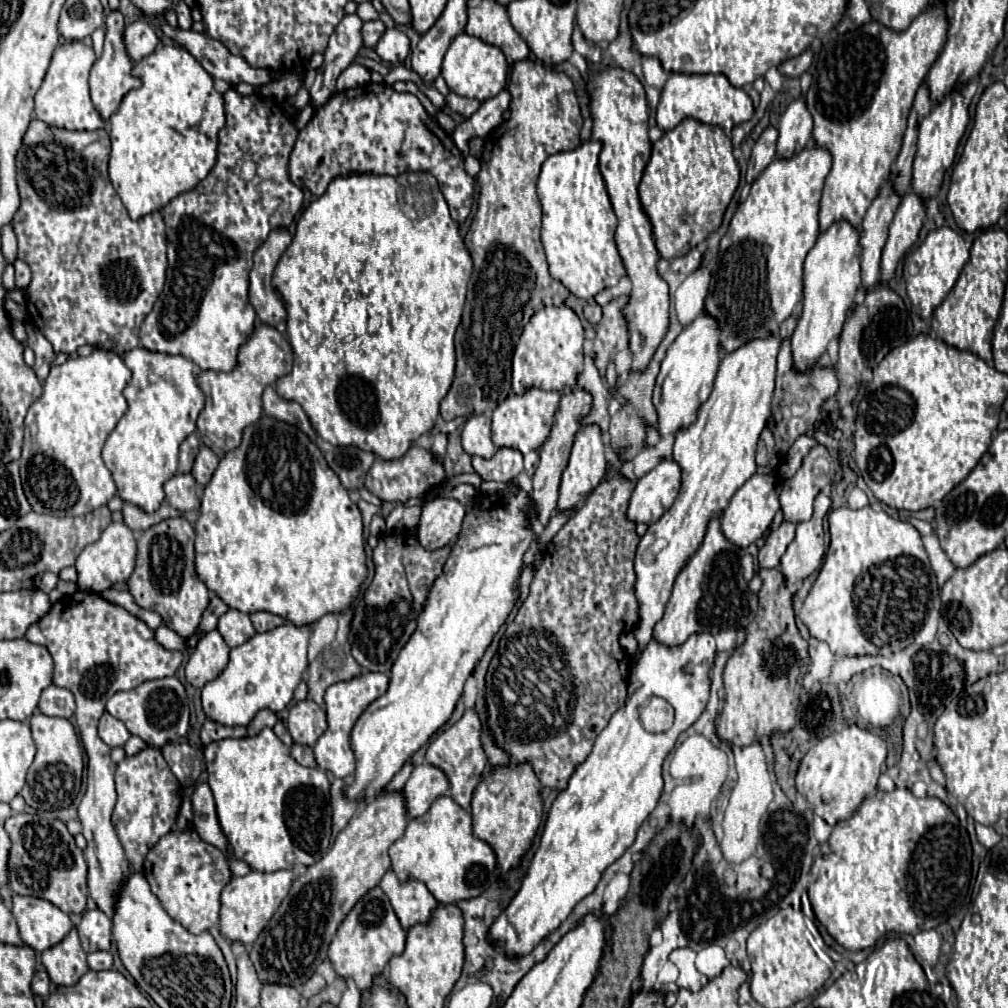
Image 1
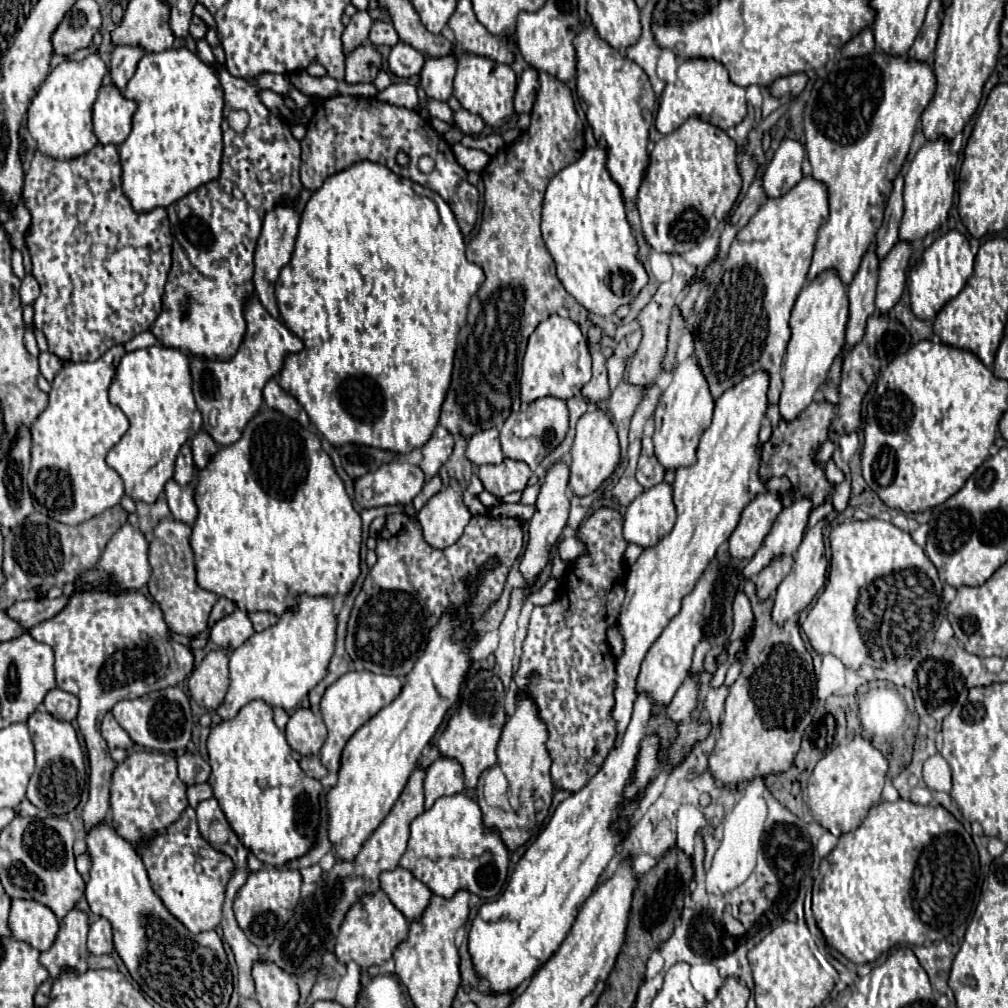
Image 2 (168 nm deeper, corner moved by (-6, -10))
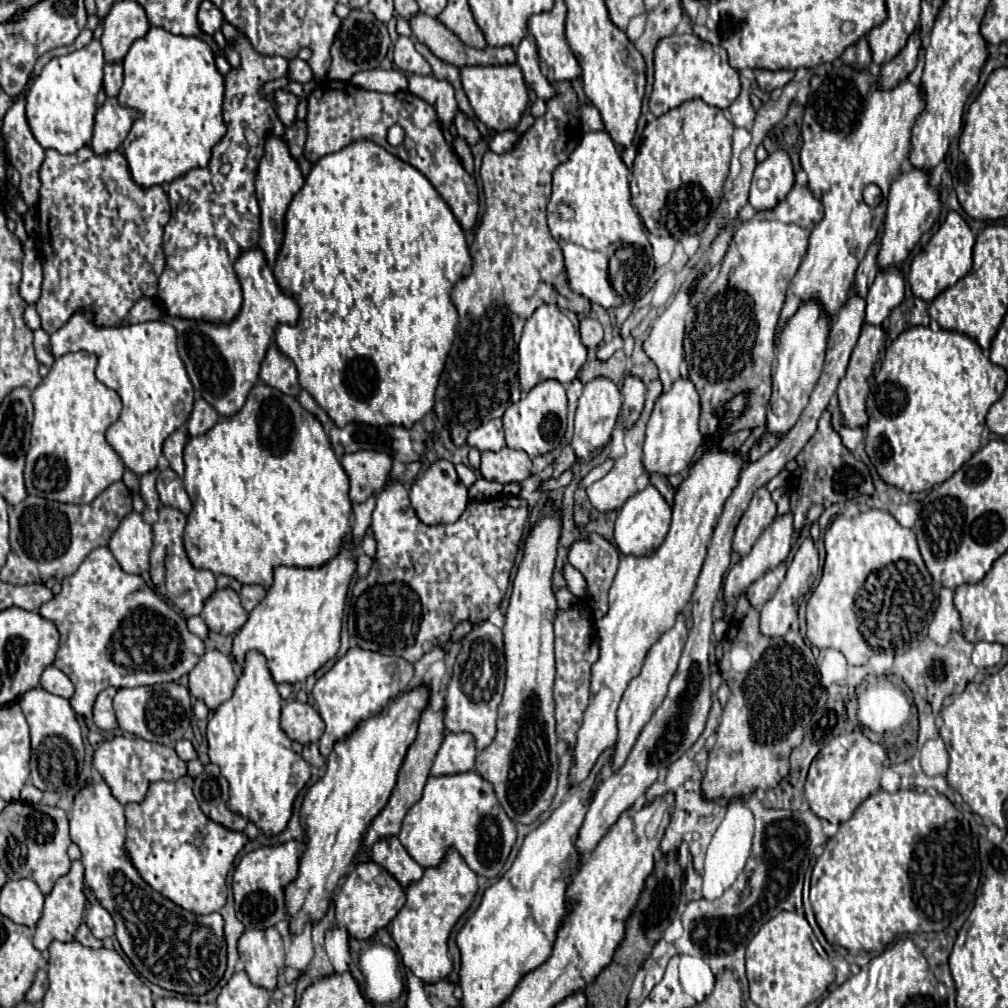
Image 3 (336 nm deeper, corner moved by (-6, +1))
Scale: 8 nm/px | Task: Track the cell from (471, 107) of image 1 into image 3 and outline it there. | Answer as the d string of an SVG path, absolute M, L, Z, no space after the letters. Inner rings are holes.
M458 110L456 118L454 118L454 124L456 124L456 130L458 130L458 134L460 134L462 138L466 138L466 142L468 142L470 146L478 142L478 138L480 138L480 132L478 132L478 128L476 128L476 122L474 122L472 118L464 116L464 112L460 112L460 110Z

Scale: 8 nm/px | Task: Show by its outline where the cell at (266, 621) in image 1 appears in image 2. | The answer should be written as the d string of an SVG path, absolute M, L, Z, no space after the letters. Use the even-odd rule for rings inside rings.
M256 611L256 613L250 613L250 621L254 625L256 631L264 631L266 627L270 627L272 623L276 623L276 615L274 613L268 613L268 611Z

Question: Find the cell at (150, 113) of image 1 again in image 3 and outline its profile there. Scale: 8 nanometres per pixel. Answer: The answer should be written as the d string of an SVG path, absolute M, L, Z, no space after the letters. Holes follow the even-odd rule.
M150 28L150 32L136 40L124 56L124 84L118 94L122 106L142 112L142 118L132 124L130 134L122 142L122 152L128 160L130 174L140 188L152 188L170 184L176 176L184 176L192 168L204 168L212 156L212 148L224 136L222 120L224 76L214 64L210 46L196 36L176 36L162 28Z

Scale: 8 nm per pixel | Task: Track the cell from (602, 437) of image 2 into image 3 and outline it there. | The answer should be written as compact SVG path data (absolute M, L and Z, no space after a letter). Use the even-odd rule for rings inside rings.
M596 378L584 386L584 392L578 398L578 408L574 418L574 436L572 436L572 448L580 462L588 462L594 454L606 448L606 444L612 438L612 430L614 430L620 406L622 406L620 388L612 380Z

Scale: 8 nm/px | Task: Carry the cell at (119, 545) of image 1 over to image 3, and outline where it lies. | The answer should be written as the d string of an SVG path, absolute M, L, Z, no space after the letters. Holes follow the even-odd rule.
M130 512L112 534L108 548L124 572L142 574L150 568L152 528L138 512Z

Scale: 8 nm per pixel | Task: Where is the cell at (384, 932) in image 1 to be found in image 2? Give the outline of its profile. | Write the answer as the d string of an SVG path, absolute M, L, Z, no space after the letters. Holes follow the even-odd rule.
M378 889L376 893L362 895L346 913L340 933L336 937L336 957L342 963L356 961L362 969L384 965L394 949L408 937L408 921L406 917L394 907L388 895Z

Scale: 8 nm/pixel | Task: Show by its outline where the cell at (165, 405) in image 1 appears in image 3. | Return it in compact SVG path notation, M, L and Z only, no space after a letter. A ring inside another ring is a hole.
M84 312L74 314L54 332L50 336L50 346L56 358L72 352L72 348L84 348L86 352L98 354L98 380L110 390L116 390L124 404L118 422L108 428L106 440L122 458L124 466L136 476L152 472L162 456L164 440L188 420L194 404L194 390L176 348L176 330L166 322L142 322L126 328L96 330L90 314Z

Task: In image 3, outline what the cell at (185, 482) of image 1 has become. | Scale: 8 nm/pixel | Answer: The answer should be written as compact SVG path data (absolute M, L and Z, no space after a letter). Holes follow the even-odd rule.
M166 468L158 474L156 488L164 506L172 506L184 514L190 514L192 504L184 490L184 482L180 476L176 476L176 472L172 472L172 468Z

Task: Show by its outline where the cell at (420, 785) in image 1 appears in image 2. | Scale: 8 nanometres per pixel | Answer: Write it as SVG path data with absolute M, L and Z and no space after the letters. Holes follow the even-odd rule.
M440 757L436 759L424 779L424 793L426 793L426 807L432 807L432 803L438 797L454 795L464 791L464 771L462 765L452 757Z

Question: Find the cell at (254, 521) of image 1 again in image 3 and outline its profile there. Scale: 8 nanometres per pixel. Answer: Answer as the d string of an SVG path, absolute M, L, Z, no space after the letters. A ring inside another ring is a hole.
M256 384L252 392L248 394L248 400L244 408L218 422L212 430L208 430L204 436L190 438L186 448L184 448L184 464L186 464L186 474L184 474L184 488L192 500L192 512L188 514L188 524L184 530L184 548L188 552L188 558L194 568L204 568L210 570L212 574L224 574L240 580L240 584L260 584L264 588L272 586L274 580L274 568L276 566L298 566L298 568L322 568L328 564L328 560L336 558L344 546L344 540L352 534L352 502L348 496L350 482L348 476L342 468L342 464L336 460L336 454L332 452L330 440L322 428L322 424L308 412L304 410L296 398L282 394L280 390L274 390L266 384Z

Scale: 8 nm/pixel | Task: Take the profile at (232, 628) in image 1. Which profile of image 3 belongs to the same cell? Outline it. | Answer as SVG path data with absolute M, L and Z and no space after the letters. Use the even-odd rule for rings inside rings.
M224 588L212 594L212 598L204 604L200 618L206 622L208 630L228 636L236 634L246 624L248 614L240 604L238 594L232 588Z

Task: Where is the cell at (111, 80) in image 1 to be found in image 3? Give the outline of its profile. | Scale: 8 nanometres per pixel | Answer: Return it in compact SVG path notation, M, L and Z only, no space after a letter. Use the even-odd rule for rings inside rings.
M106 98L94 116L94 134L90 142L92 150L96 154L118 150L136 118L140 118L140 114L132 108L120 106L118 98Z

